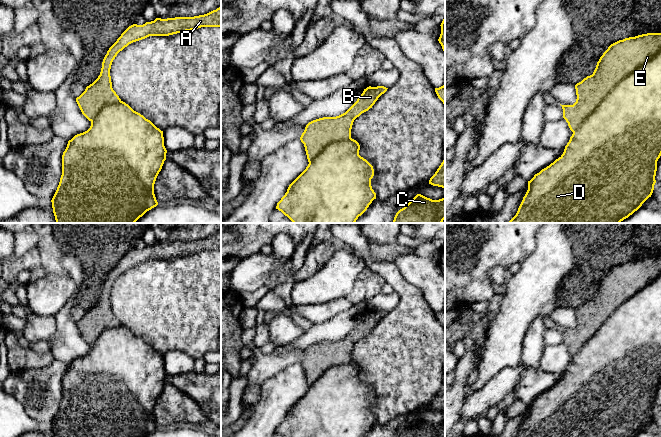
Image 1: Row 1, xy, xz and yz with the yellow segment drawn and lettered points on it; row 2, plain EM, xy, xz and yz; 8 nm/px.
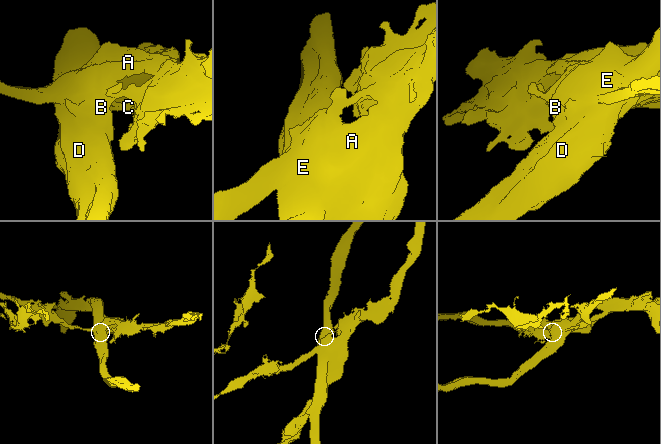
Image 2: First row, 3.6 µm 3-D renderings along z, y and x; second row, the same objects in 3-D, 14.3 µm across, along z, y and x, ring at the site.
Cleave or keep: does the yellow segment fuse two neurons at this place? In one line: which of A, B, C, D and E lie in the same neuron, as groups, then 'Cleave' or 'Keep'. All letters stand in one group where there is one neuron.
Groups: A B C E / D. Cleave

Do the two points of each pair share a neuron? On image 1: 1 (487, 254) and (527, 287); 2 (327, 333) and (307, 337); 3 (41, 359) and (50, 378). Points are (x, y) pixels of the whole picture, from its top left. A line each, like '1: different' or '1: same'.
1: different
2: same
3: different

